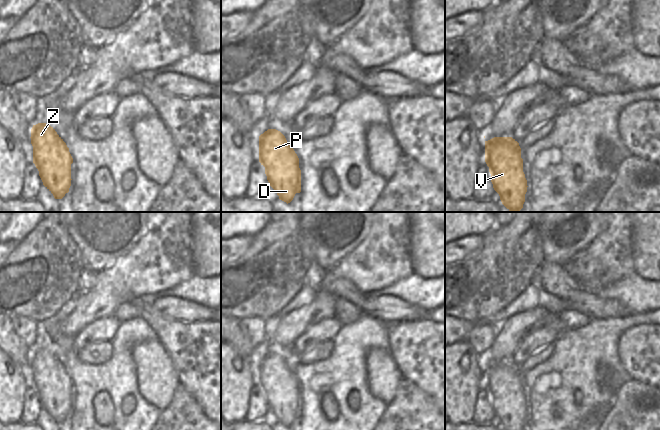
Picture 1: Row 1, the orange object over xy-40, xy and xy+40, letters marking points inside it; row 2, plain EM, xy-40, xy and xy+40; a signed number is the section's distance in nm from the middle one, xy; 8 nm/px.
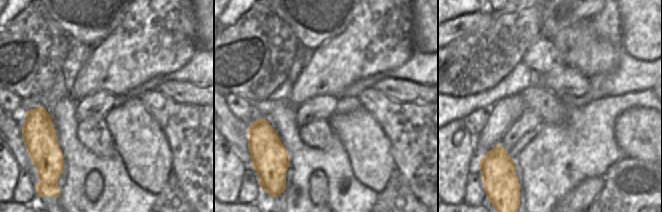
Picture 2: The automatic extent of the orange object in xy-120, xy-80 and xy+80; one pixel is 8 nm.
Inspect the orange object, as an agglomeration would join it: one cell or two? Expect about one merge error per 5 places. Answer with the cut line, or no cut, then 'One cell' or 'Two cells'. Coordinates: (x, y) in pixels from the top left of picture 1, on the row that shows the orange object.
No split. One cell

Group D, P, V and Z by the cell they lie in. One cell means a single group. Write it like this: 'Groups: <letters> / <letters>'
Groups: D P V Z

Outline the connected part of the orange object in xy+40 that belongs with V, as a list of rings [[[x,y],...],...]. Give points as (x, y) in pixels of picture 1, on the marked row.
[[[494,137],[485,141],[485,162],[502,204],[510,212],[519,212],[528,187],[519,143],[512,137]]]

